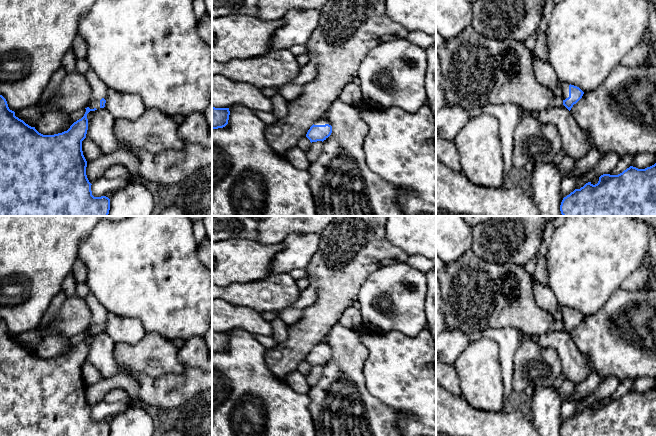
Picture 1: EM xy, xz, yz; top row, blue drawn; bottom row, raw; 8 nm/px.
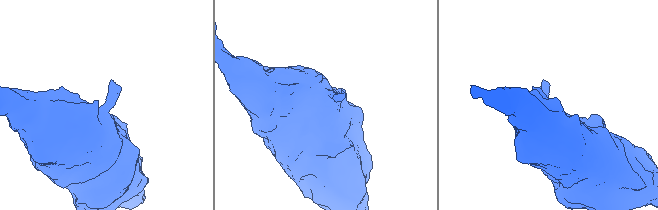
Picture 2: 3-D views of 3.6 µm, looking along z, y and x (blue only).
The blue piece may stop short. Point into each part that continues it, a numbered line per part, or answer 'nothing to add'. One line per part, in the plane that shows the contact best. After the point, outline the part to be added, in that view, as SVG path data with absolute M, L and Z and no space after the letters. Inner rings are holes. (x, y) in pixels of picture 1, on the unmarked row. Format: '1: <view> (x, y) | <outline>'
1: yz (564, 310) | M559 304L559 310L563 316L563 324L569 321L569 307L565 305L560 305Z

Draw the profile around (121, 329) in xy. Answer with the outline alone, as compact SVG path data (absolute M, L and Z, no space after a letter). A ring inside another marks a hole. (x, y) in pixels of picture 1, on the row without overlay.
M108 312L106 319L106 334L114 341L115 345L137 344L147 334L139 319L121 316Z

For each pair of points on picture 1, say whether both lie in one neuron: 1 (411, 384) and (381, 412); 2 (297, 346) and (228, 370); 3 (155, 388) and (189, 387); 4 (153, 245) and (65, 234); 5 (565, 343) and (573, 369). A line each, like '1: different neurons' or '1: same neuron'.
1: different neurons
2: different neurons
3: same neuron
4: different neurons
5: same neuron

